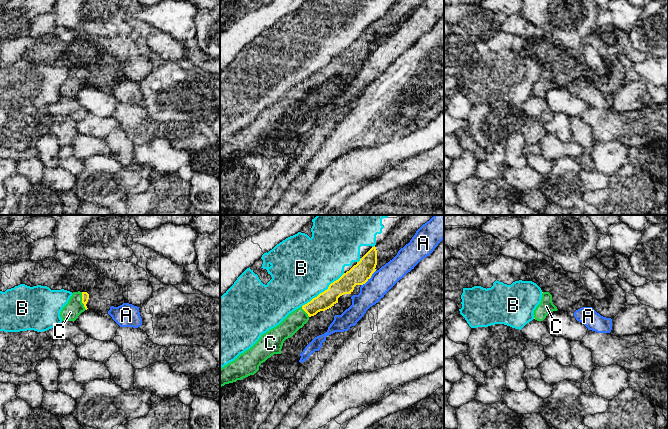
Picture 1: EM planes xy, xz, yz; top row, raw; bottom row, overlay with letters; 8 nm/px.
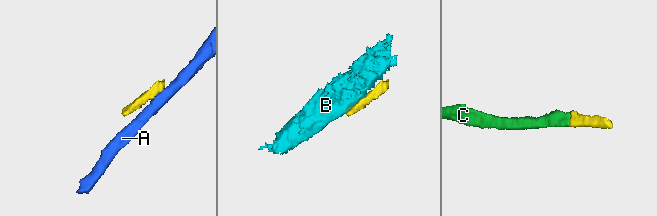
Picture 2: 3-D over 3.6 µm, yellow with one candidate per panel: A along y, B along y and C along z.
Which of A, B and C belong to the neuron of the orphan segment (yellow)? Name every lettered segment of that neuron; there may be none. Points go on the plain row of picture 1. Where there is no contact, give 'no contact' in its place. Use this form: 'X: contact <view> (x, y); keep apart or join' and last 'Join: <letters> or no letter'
A: contact xz (369, 54); keep apart
B: contact xz (324, 67); keep apart
C: contact xy (82, 77); join
Join: C

